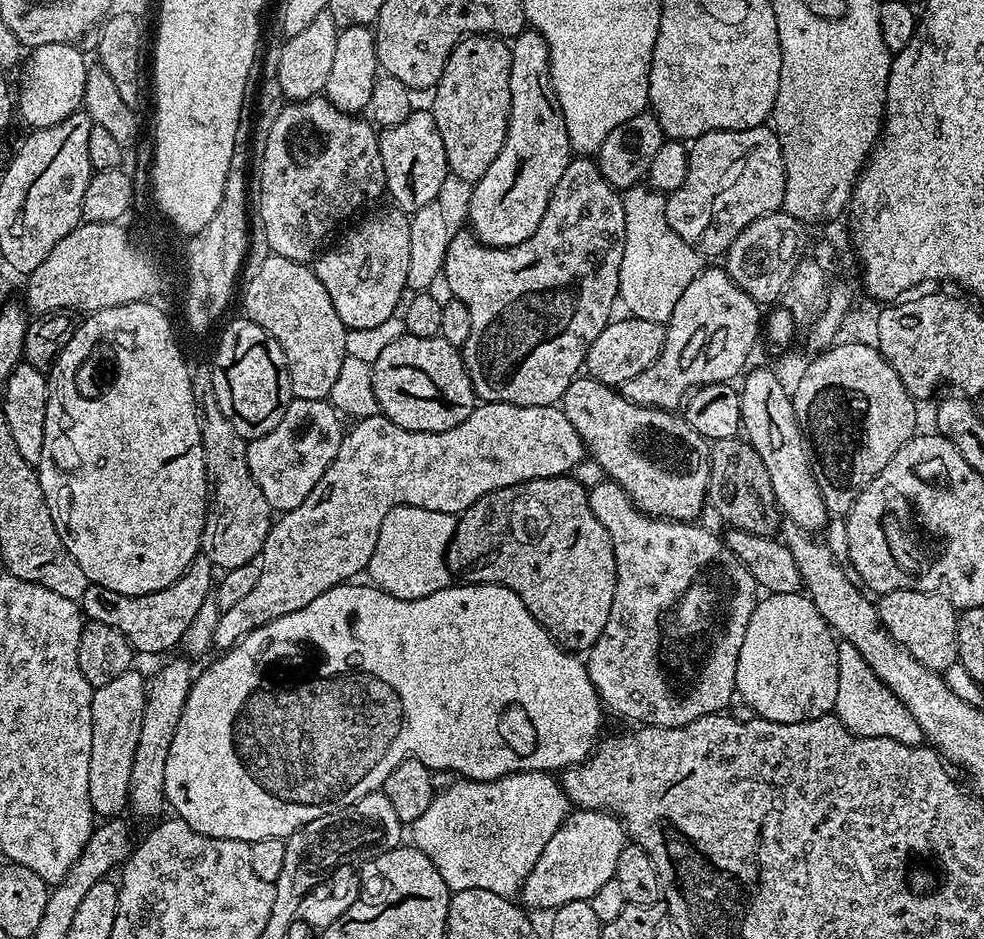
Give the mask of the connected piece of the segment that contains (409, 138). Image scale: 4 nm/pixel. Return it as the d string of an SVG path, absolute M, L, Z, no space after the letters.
M413 110L410 118L398 122L398 126L390 126L379 133L382 165L385 166L385 186L387 195L392 195L392 200L397 209L405 214L422 210L422 206L435 204L441 199L440 191L444 183L450 180L446 146L442 146L442 134L438 134L438 126L434 122L431 111Z

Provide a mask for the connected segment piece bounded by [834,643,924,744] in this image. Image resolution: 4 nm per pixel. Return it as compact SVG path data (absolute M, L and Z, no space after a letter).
M841 643L838 647L838 698L834 712L858 736L894 738L903 744L919 744L924 740L924 732L914 722L910 710L878 679L853 644Z

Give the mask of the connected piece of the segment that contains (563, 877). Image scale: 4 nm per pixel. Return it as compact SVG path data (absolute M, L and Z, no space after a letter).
M589 808L569 811L562 826L554 834L554 838L550 838L550 842L546 842L546 850L542 850L542 858L538 858L538 862L534 862L534 870L530 870L524 887L518 893L519 899L529 909L548 908L547 910L561 908L563 904L569 904L575 900L591 901L593 894L615 877L618 854L622 854L625 843L624 825L611 812L595 812Z

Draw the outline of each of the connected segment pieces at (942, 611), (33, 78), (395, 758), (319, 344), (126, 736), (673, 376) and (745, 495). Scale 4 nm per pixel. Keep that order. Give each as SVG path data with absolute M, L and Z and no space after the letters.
M894 590L883 593L878 600L880 622L899 644L904 644L922 666L941 674L947 673L951 664L957 663L956 639L958 610L948 597L940 592L918 590Z
M50 43L31 49L20 71L20 88L16 90L16 110L31 129L49 128L64 121L83 105L88 62L79 47L66 43Z
M345 582L318 594L310 606L302 606L302 610L294 610L294 614L282 614L282 618L274 618L266 626L246 634L243 640L239 640L233 648L227 649L220 657L205 670L197 675L192 682L192 689L186 698L186 706L182 710L182 718L178 718L178 726L174 730L174 742L170 742L170 755L166 757L166 782L164 783L164 798L169 809L172 808L179 819L186 823L198 834L206 834L210 838L226 838L227 840L254 841L258 838L278 838L289 837L293 832L297 832L306 822L314 822L314 818L322 818L326 814L336 812L340 808L350 806L358 802L371 792L378 792L383 789L386 778L403 760L415 758L421 760L426 767L439 770L439 768L449 768L452 772L459 774L465 780L497 780L503 776L509 776L515 772L547 772L549 774L559 773L561 770L572 767L573 764L580 764L592 755L598 744L600 732L600 712L602 705L600 695L596 693L596 687L590 682L588 677L588 665L579 655L573 654L560 647L552 636L539 622L526 610L522 598L514 594L514 590L503 588L497 584L478 584L475 582L456 582L451 586L438 590L434 594L426 594L426 598L414 598L413 600L403 600L394 598L389 592L384 592L381 588L373 586L371 583L356 584L360 582Z
M269 255L258 271L247 277L248 285L243 285L243 315L253 320L278 346L286 358L290 374L292 395L298 400L328 400L337 381L338 370L347 358L345 328L326 286L317 278L315 271L307 263Z
M136 670L118 674L114 682L106 682L106 686L93 691L88 797L97 817L116 818L128 808L130 766L134 766L134 749L138 746L138 733L142 731L147 697L146 680Z
M705 267L694 278L694 282L690 282L690 286L686 286L686 290L682 290L682 298L678 298L678 306L674 306L674 314L668 320L664 330L664 345L658 354L658 358L650 366L646 366L646 370L642 370L642 374L634 374L634 378L630 378L622 385L622 394L627 400L632 400L636 404L645 404L647 408L662 408L669 410L676 410L683 405L686 397L693 390L711 384L713 382L718 384L726 384L735 381L735 376L739 377L745 371L744 363L748 360L748 355L752 352L752 347L756 344L756 339L762 336L762 312L761 305L757 304L755 300L750 298L750 294L746 294L740 287L728 276L727 271L723 267L708 268Z
M731 436L725 440L711 441L707 503L725 520L728 528L770 537L775 537L781 531L782 513L776 507L770 474L766 474L762 458L758 458L747 439Z

